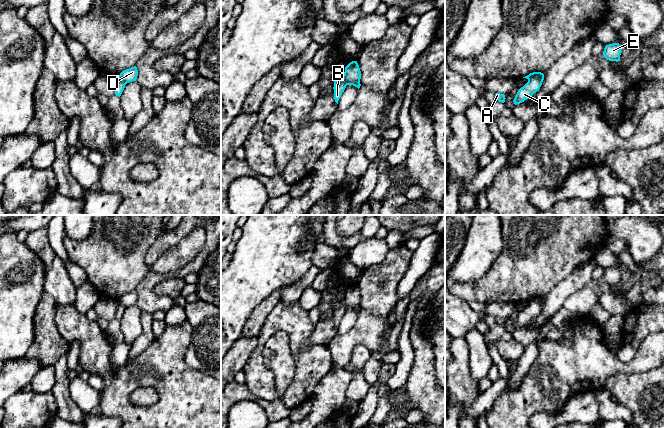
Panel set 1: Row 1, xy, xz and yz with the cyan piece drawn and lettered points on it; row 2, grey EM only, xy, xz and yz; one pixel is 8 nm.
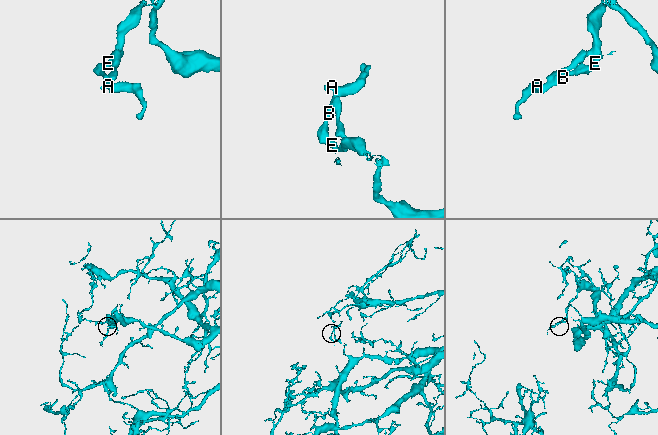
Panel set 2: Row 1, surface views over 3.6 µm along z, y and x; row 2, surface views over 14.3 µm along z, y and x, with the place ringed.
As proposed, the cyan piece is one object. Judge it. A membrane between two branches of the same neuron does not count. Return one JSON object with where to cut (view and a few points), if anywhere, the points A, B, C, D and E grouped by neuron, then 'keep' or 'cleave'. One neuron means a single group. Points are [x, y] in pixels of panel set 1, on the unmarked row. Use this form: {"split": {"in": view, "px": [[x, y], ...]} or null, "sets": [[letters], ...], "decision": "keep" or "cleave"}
{"split": {"in": "xz", "px": [[343, 299], [347, 308]]}, "sets": [["A", "B", "C", "E"], ["D"]], "decision": "cleave"}

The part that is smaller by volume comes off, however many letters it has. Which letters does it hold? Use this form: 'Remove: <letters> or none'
Remove: A, B, C, E

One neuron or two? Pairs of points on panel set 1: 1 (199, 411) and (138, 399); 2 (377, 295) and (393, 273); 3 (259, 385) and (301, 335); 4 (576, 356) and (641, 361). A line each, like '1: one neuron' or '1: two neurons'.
1: two neurons
2: one neuron
3: one neuron
4: one neuron

